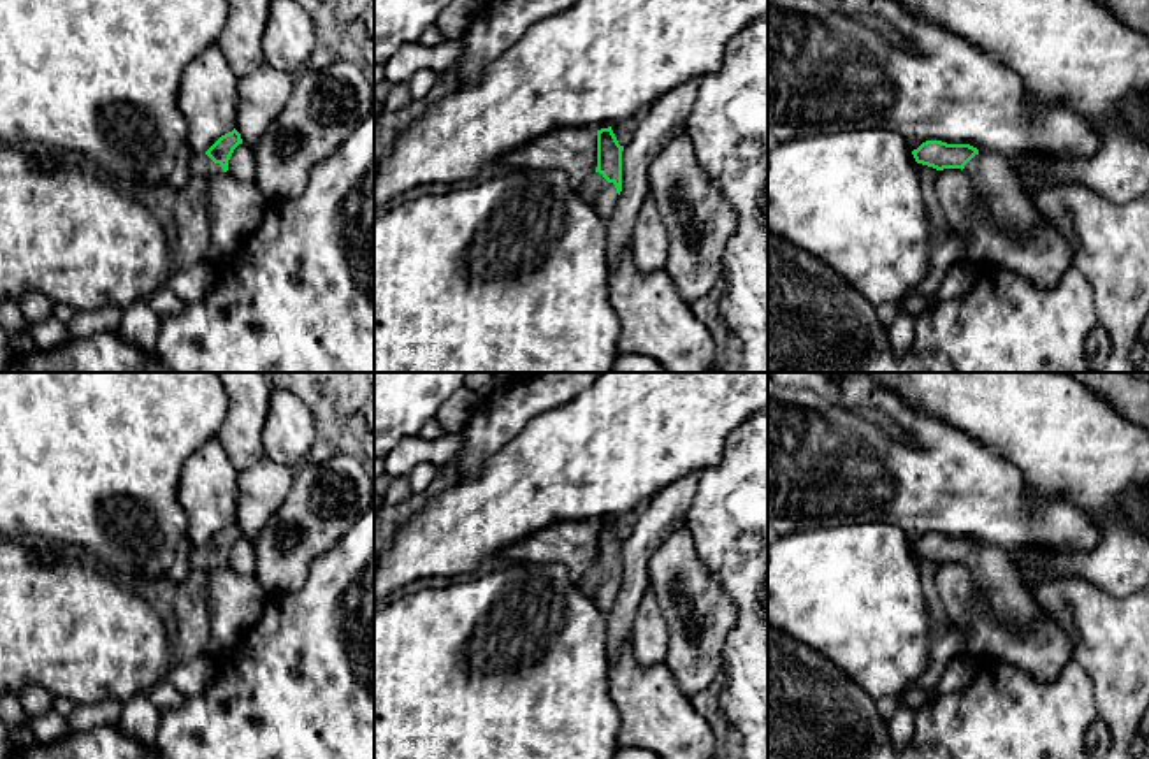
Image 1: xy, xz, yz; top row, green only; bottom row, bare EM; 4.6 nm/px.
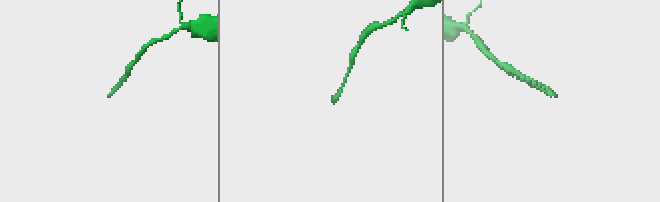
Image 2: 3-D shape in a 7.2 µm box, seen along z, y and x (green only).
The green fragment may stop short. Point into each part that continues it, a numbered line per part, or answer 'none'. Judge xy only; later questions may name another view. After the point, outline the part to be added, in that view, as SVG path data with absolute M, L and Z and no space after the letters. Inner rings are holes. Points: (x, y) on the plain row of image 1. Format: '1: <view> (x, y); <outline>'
1: xy (192, 638); M206 546L193 550L193 573L176 585L177 632L172 640L172 662L183 664L204 654L209 645L206 575L223 567Z

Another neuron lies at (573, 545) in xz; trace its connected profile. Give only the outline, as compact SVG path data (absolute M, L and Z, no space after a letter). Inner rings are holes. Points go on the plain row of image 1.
M557 522L502 548L497 557L562 564L580 582L597 560L597 524Z

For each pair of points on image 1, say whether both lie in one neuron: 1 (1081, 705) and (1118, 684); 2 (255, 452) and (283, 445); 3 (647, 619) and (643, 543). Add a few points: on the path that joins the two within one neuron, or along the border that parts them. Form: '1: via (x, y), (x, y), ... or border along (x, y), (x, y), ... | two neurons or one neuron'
1: border along (1074, 661), (1090, 679), (1098, 715) | two neurons
2: border along (269, 410), (262, 433), (266, 454) | two neurons
3: border along (649, 589), (640, 601), (629, 633) | two neurons

